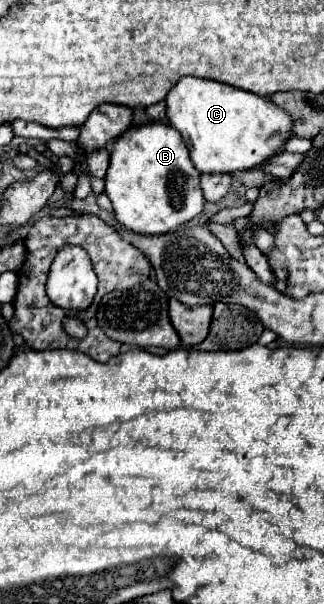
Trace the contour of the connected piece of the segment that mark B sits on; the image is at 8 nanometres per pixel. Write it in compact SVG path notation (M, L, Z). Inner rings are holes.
M147 124L129 128L117 138L105 176L105 194L127 230L149 236L167 234L203 212L205 198L199 178L179 132L165 124Z

